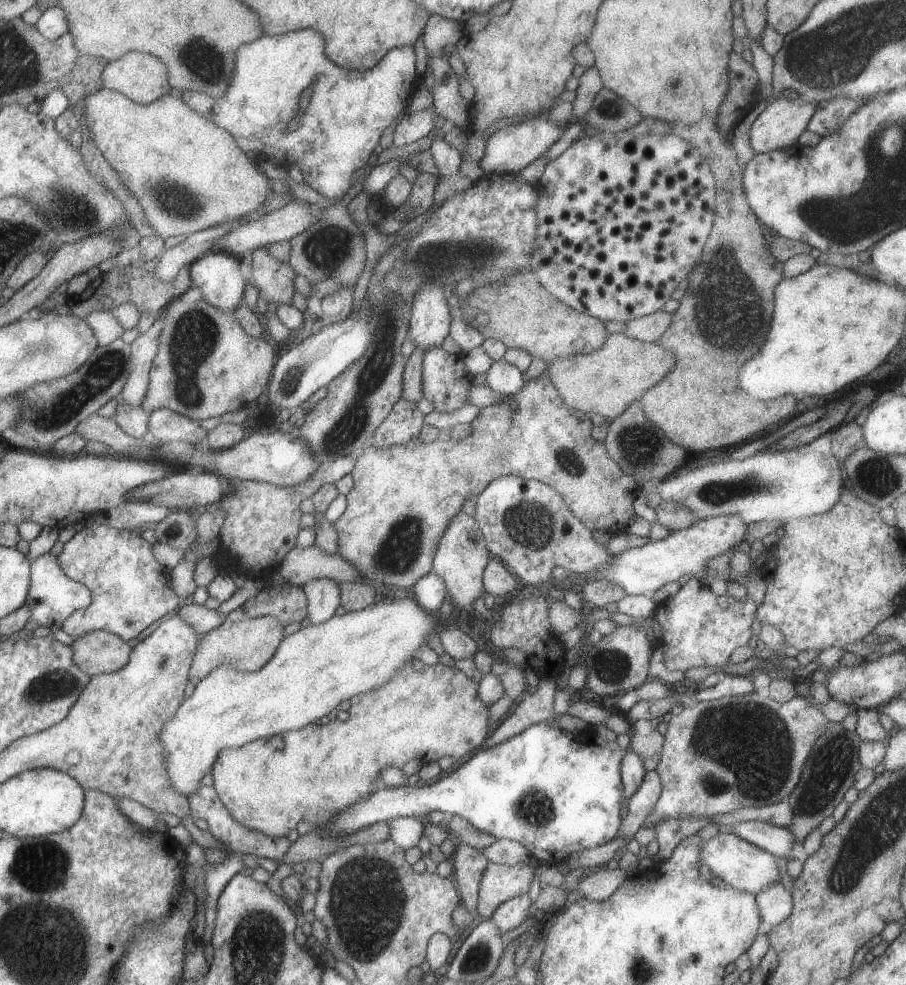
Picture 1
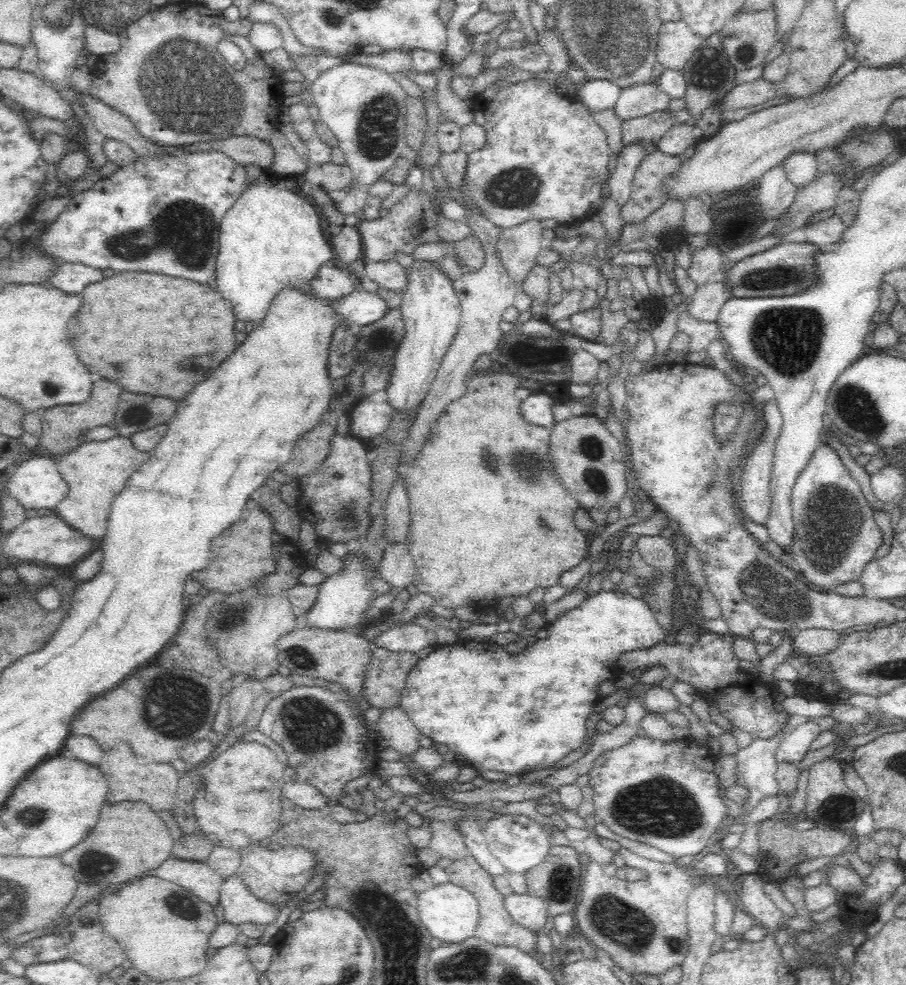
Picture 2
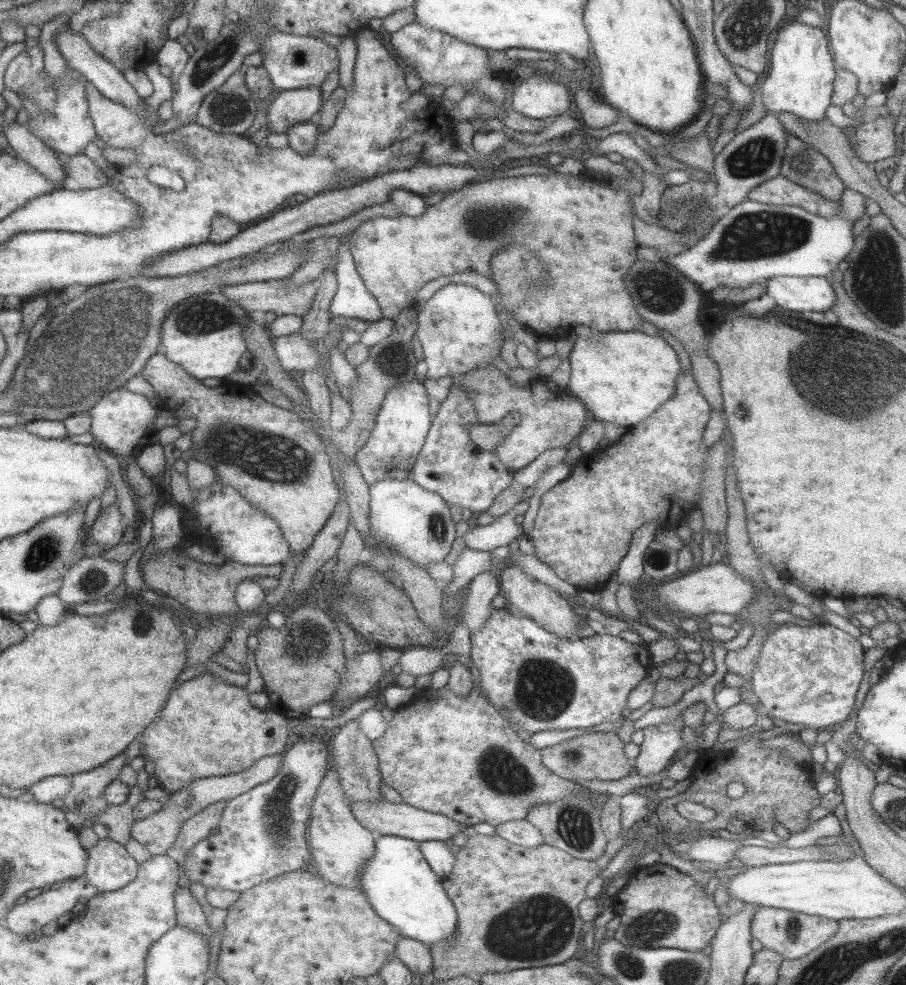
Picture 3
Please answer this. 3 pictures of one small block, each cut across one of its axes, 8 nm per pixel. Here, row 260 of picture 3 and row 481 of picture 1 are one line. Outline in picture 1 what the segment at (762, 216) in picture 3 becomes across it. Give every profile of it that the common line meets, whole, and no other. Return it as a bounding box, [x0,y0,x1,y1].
[642,445,844,524]

